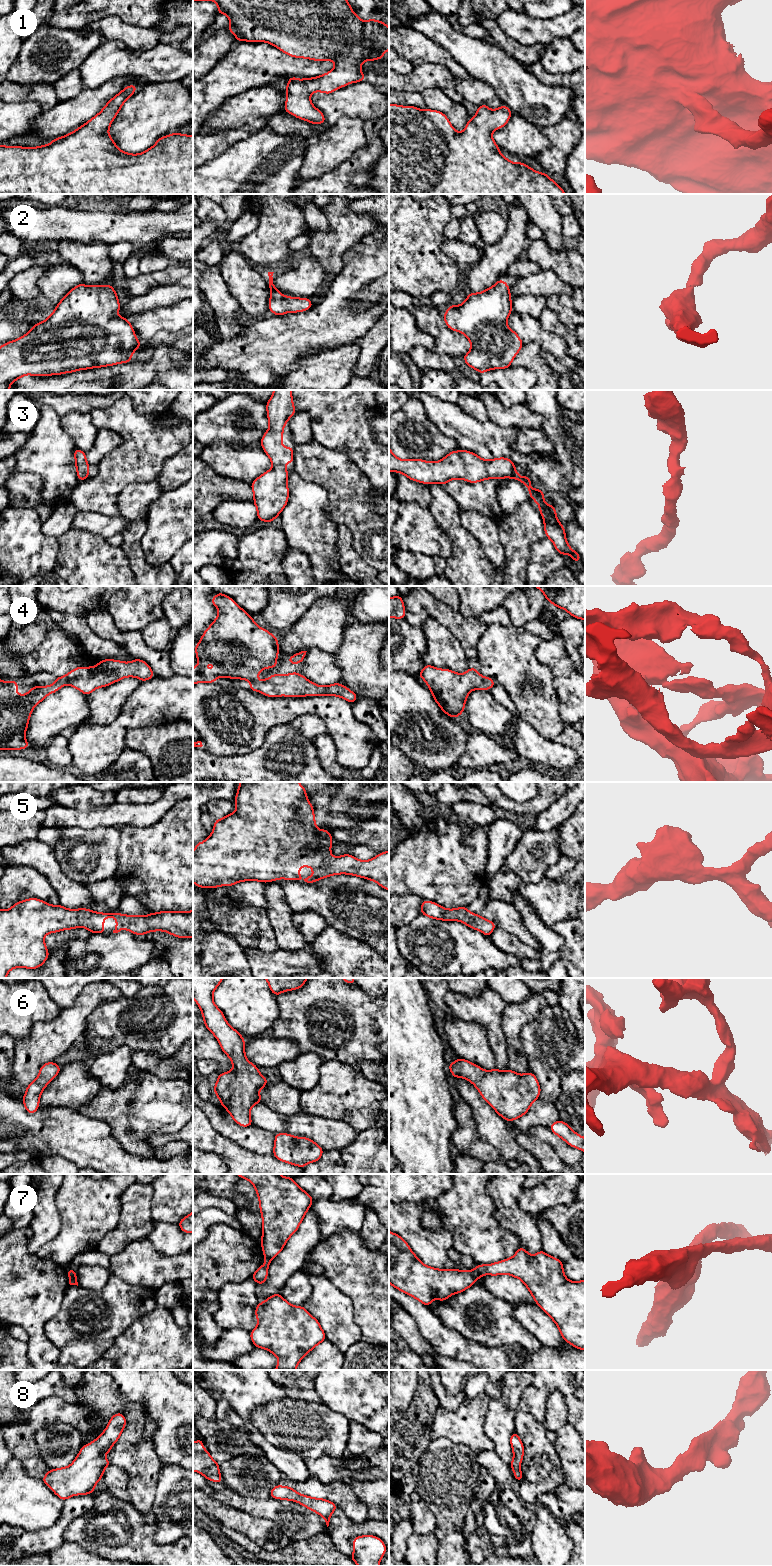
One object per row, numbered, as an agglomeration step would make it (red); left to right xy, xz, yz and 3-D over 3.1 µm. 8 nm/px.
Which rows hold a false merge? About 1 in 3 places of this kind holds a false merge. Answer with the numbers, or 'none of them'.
7

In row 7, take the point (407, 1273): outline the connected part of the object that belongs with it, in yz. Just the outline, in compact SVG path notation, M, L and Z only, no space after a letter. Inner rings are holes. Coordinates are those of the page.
M389 1231L389 1283L425 1306L433 1299L445 1301L475 1284L471 1271L426 1266L408 1243Z

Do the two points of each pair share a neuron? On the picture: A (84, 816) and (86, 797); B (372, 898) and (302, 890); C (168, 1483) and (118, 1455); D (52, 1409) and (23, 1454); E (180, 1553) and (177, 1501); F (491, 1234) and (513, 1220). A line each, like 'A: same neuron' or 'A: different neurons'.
A: different neurons
B: same neuron
C: different neurons
D: same neuron
E: different neurons
F: different neurons

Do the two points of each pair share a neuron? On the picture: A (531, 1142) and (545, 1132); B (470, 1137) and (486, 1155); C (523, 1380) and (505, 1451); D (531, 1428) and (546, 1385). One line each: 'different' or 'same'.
A: different
B: same
C: same
D: different

